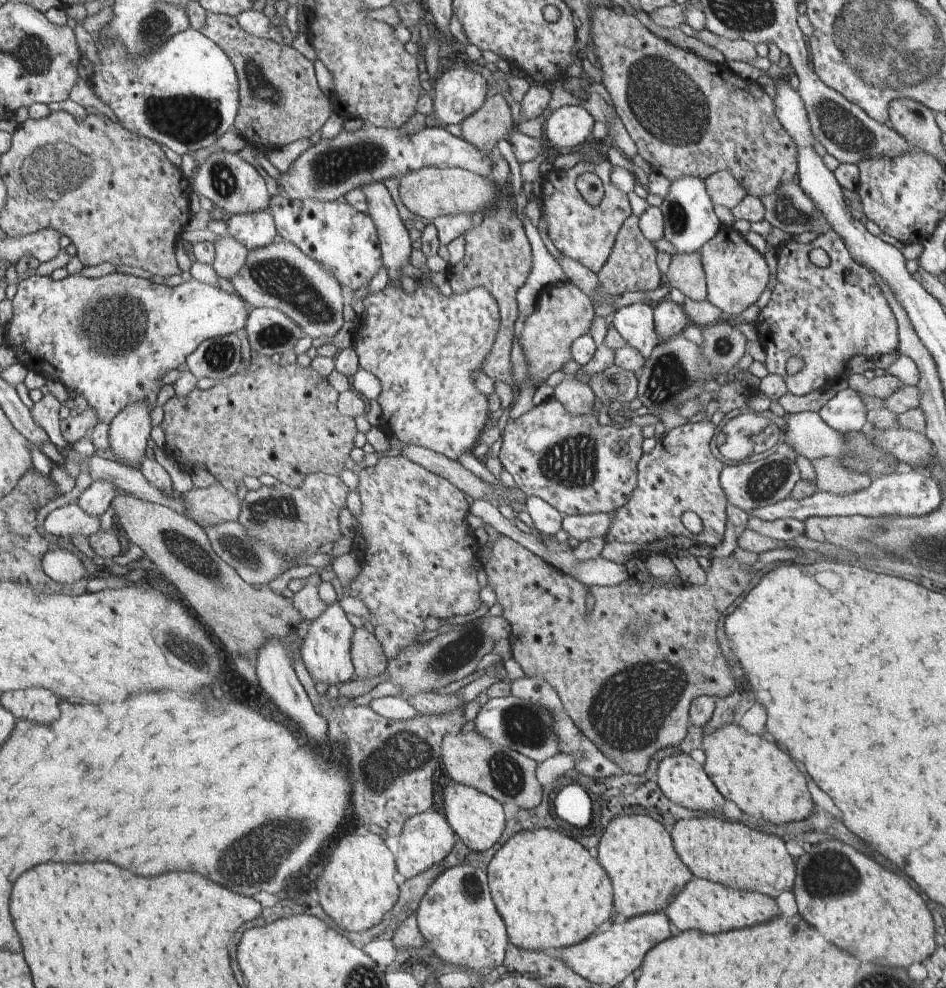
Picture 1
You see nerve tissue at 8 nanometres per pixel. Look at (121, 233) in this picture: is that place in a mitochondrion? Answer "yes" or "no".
no

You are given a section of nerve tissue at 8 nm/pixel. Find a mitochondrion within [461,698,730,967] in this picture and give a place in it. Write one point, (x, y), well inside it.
(524, 726)

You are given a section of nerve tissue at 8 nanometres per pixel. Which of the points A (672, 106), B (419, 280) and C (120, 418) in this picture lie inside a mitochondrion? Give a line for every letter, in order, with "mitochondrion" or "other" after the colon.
A: mitochondrion
B: other
C: other

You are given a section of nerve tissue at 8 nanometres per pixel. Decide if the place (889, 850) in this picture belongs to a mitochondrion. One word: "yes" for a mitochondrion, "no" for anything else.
no

